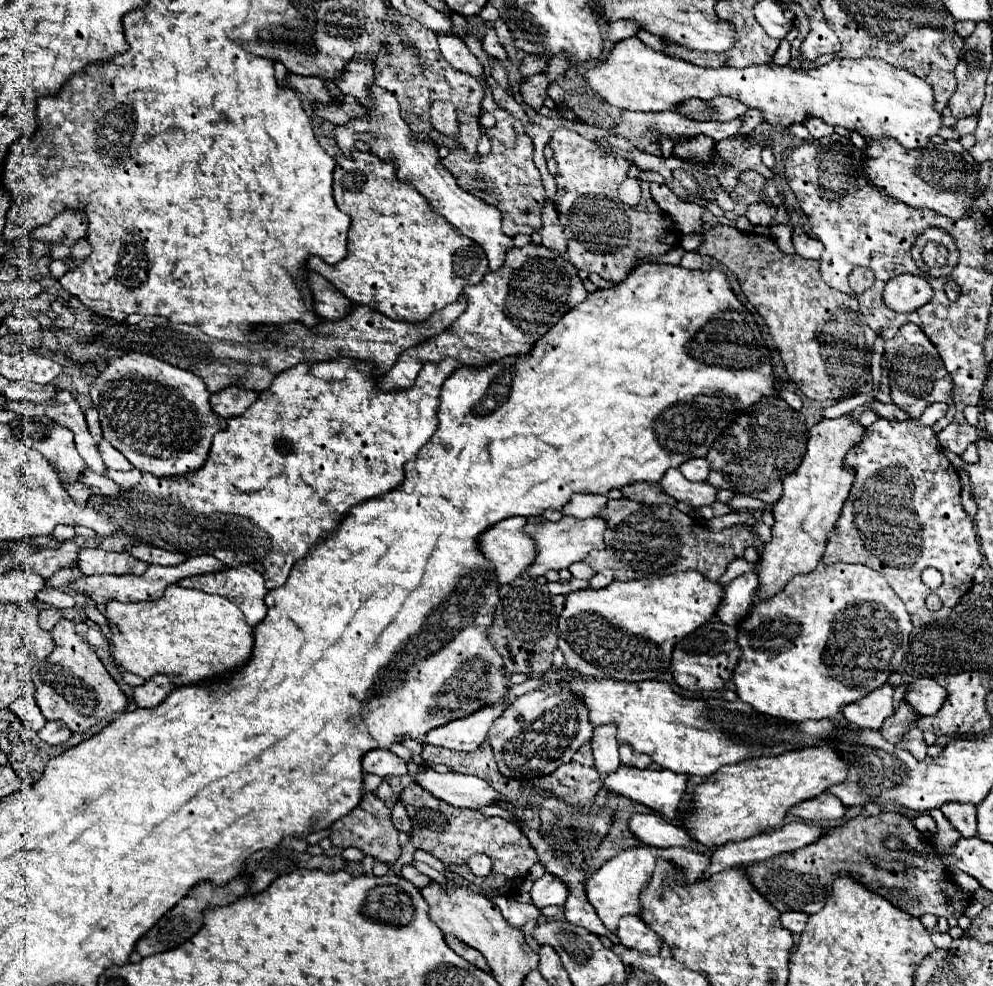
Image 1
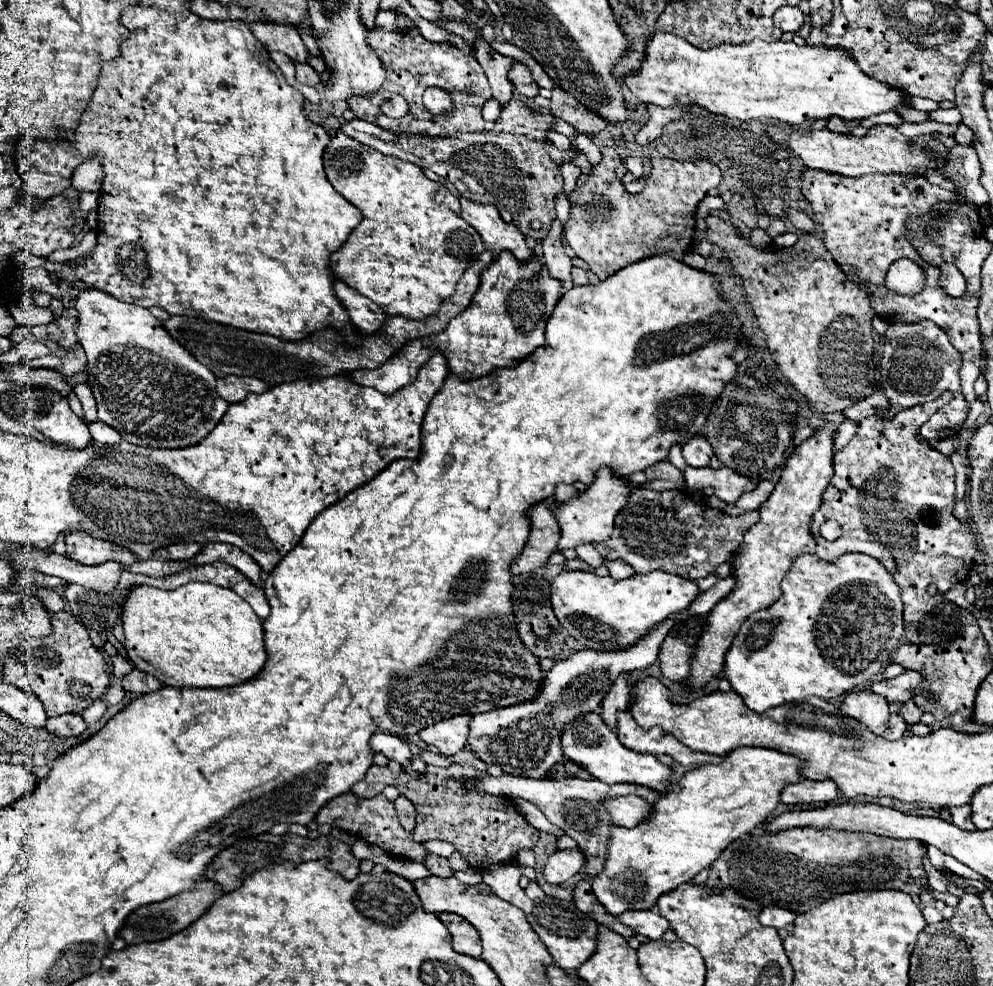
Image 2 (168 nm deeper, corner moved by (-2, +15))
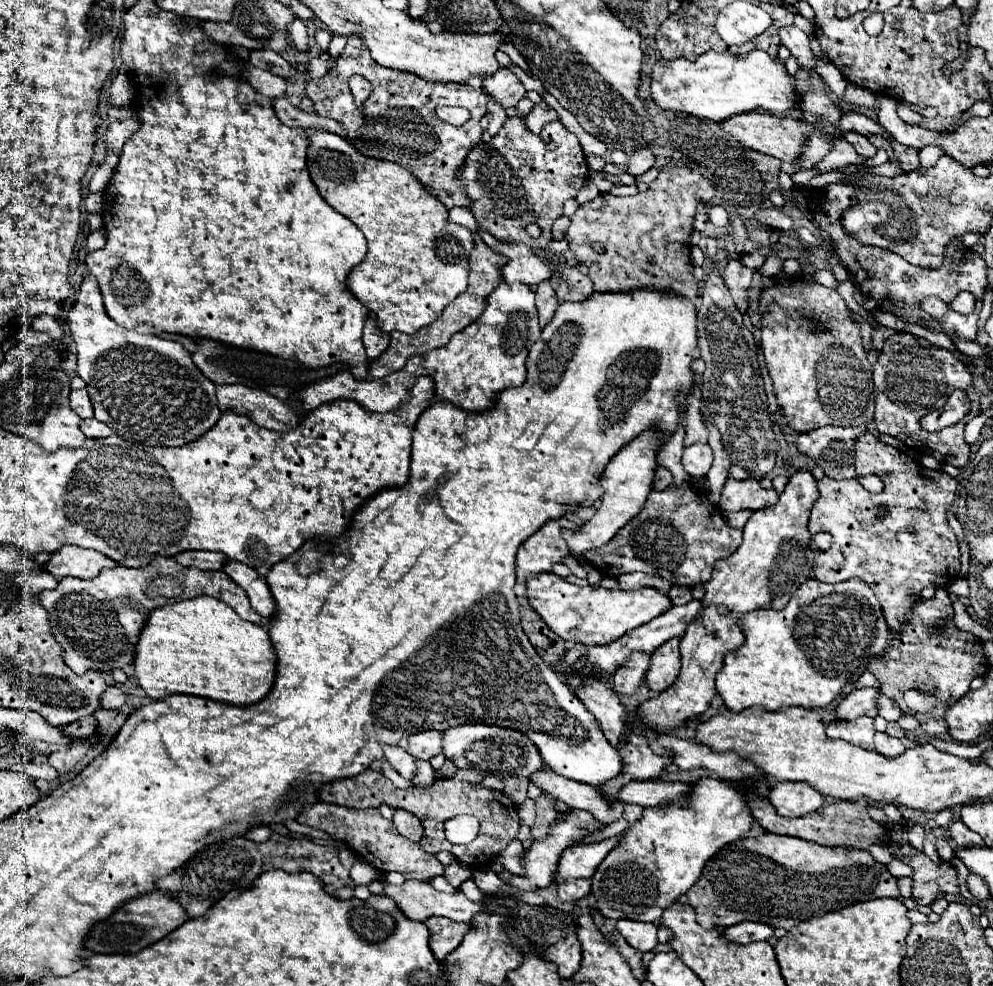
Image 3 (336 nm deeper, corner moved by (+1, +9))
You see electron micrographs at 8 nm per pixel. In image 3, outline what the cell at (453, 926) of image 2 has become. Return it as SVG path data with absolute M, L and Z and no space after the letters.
M432 916L432 918L426 918L424 922L430 930L430 950L434 952L436 960L442 962L450 952L454 952L464 934L470 930L468 924L464 922L452 922L448 918L442 918L442 916Z

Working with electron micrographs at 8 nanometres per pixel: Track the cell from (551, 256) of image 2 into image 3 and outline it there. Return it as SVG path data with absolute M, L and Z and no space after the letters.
M542 282L538 288L536 288L536 308L538 308L538 320L540 320L540 326L546 326L556 308L558 308L558 302L556 302L556 294L550 286L550 282Z

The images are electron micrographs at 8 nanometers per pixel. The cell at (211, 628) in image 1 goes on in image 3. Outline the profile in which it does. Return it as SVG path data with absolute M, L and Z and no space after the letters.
M208 596L182 600L154 610L140 634L134 662L134 676L152 700L162 700L168 694L192 694L200 698L208 696L214 702L230 706L252 706L266 698L276 678L276 650L268 632L258 624L244 622L224 602Z

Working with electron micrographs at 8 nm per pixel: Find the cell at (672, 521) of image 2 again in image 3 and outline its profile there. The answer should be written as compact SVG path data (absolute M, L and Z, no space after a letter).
M684 482L680 486L670 486L664 492L652 490L642 512L606 546L584 552L584 560L602 576L618 578L628 572L646 572L660 578L672 578L678 586L694 586L708 582L714 562L732 554L740 542L742 530L728 526L718 508L708 502L708 496L700 494L694 484Z

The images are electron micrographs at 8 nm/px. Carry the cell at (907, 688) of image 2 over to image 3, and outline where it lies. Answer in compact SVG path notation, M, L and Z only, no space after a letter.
M874 688L852 690L834 708L834 720L852 720L852 718L858 718L858 716L874 718L878 714L878 710L876 710L876 696L878 694L880 692L874 690Z

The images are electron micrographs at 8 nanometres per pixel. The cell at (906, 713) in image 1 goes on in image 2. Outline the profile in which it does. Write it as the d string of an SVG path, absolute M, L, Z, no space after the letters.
M893 714L891 720L889 720L889 728L883 732L883 738L887 738L887 740L897 740L897 738L901 738L905 732L907 732L907 724L905 724L903 716Z

